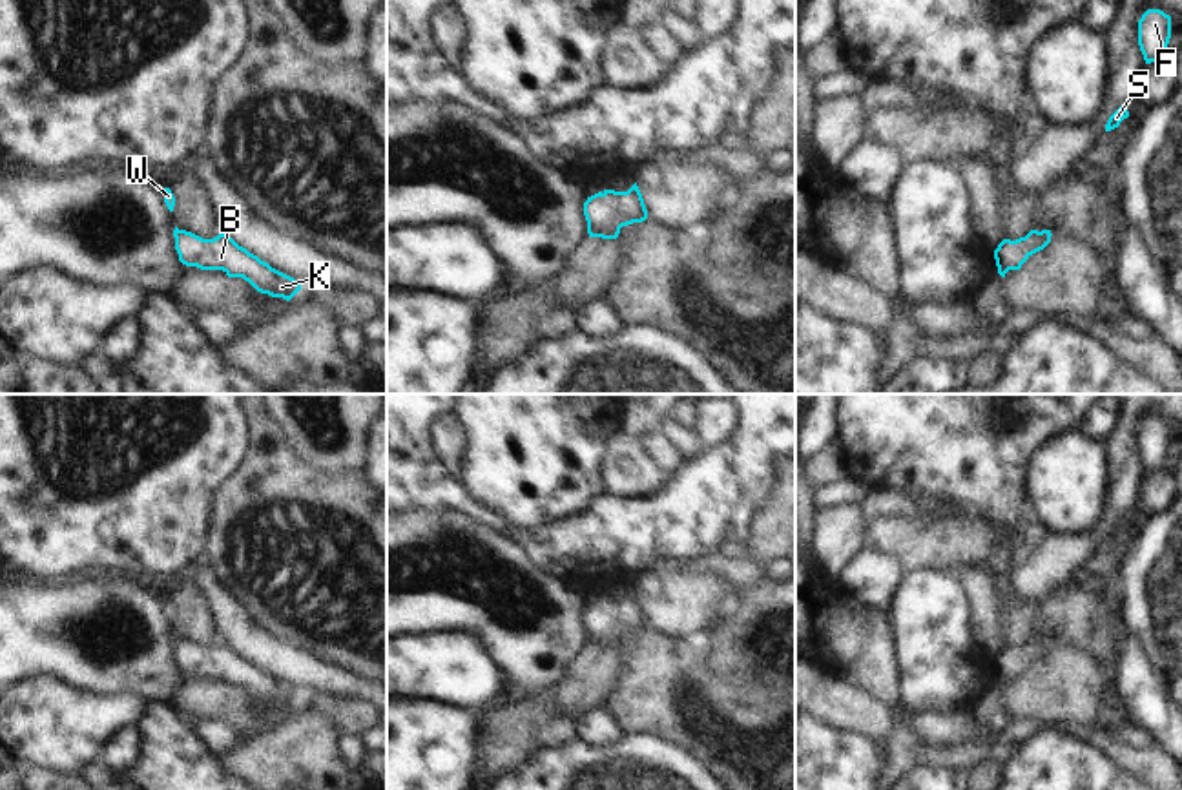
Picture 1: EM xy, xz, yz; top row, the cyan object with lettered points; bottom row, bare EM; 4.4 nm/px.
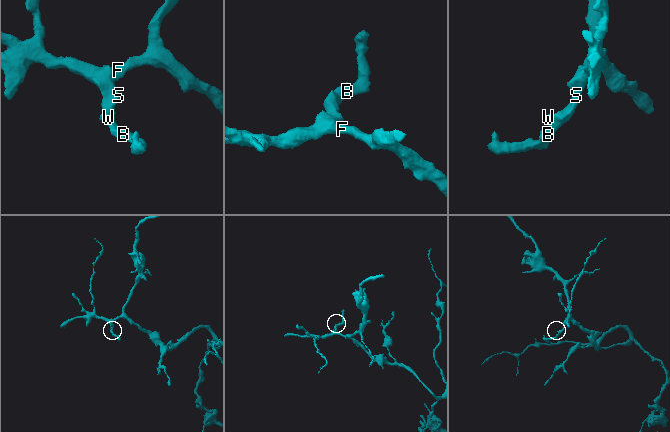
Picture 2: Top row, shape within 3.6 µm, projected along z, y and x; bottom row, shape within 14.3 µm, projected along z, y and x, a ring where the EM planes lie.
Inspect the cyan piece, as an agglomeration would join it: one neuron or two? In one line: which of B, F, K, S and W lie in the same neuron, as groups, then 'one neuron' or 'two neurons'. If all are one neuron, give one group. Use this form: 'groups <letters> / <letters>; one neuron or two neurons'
groups B F K S W; one neuron

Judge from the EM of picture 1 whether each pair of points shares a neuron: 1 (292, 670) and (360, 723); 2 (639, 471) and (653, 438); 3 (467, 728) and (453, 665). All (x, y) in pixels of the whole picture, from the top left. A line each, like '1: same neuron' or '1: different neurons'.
1: different neurons
2: different neurons
3: different neurons

